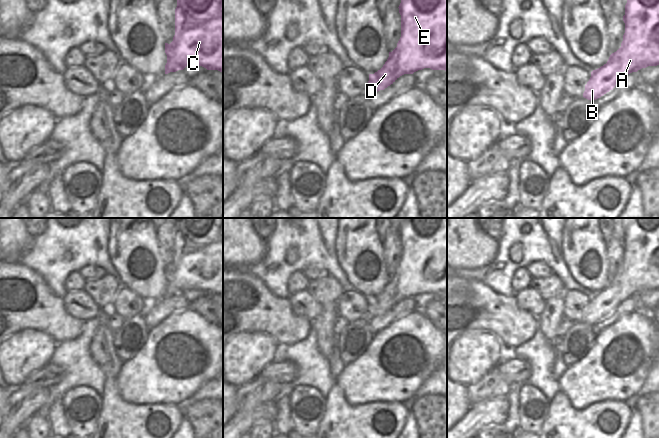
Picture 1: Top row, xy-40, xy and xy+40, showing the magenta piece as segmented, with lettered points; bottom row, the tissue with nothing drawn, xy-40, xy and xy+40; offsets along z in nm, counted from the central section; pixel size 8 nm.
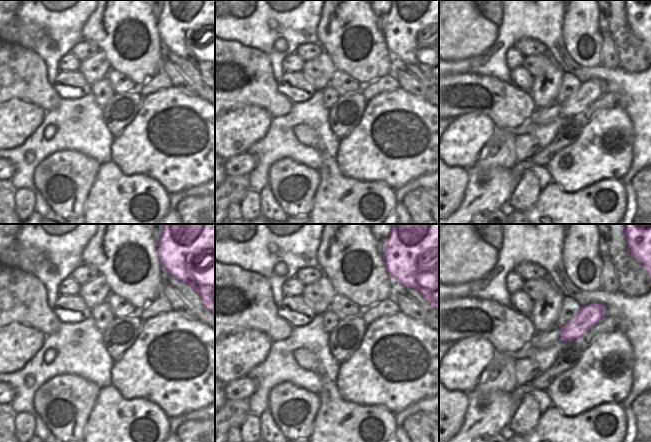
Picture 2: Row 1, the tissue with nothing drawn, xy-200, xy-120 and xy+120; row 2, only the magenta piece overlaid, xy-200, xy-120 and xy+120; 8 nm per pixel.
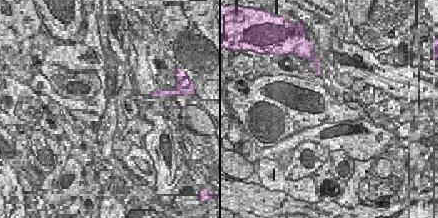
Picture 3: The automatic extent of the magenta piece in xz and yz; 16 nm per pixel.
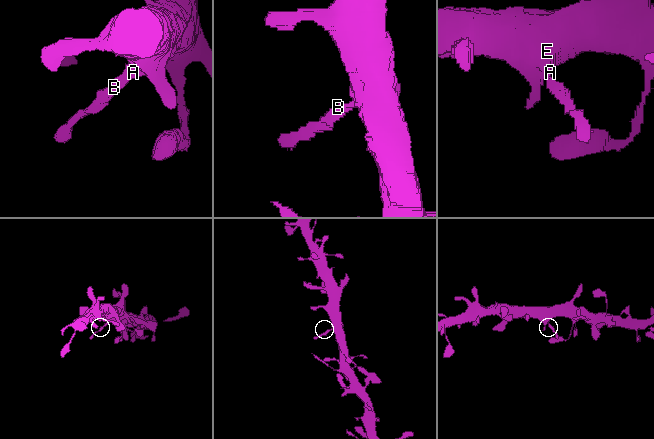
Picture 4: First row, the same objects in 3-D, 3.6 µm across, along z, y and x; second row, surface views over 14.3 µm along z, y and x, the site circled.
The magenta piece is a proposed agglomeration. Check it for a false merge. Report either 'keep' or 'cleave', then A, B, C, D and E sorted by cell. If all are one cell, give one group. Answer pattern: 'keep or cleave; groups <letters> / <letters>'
keep; groups A B C D E

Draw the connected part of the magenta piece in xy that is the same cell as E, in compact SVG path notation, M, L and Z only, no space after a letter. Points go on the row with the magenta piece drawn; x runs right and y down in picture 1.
M401 0L401 37L383 67L369 74L367 94L384 90L404 74L418 70L447 71L447 0Z

